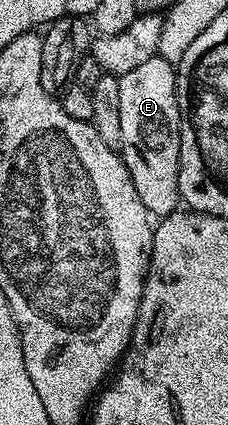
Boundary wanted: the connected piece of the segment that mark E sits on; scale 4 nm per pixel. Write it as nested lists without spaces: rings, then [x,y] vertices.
[[[157,57],[138,65],[138,69],[130,69],[130,73],[119,76],[119,81],[118,113],[122,129],[119,154],[134,181],[134,189],[138,189],[138,197],[142,197],[142,205],[146,205],[149,215],[153,217],[171,215],[181,202],[180,110],[176,100],[176,67]]]

